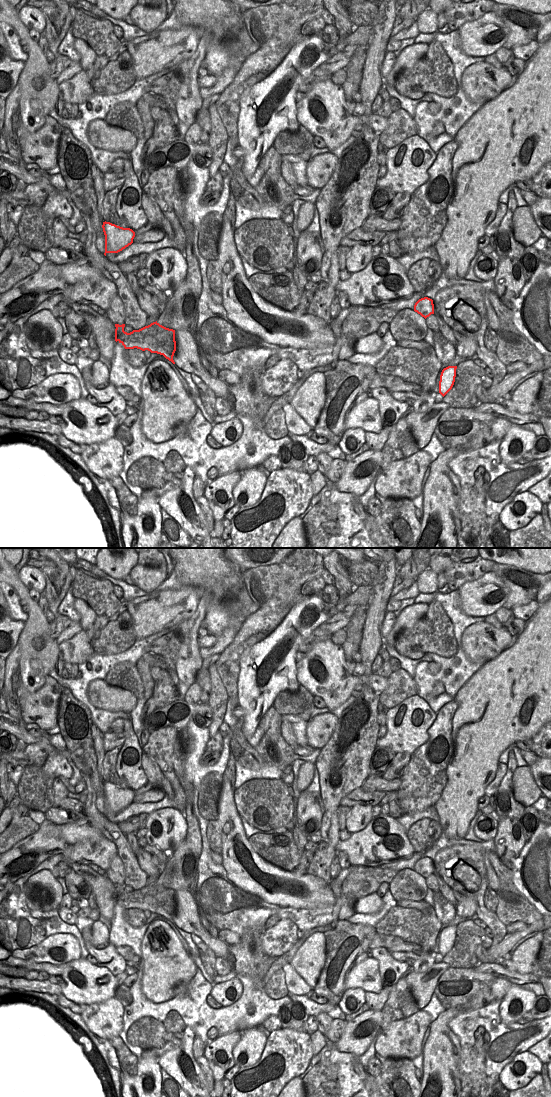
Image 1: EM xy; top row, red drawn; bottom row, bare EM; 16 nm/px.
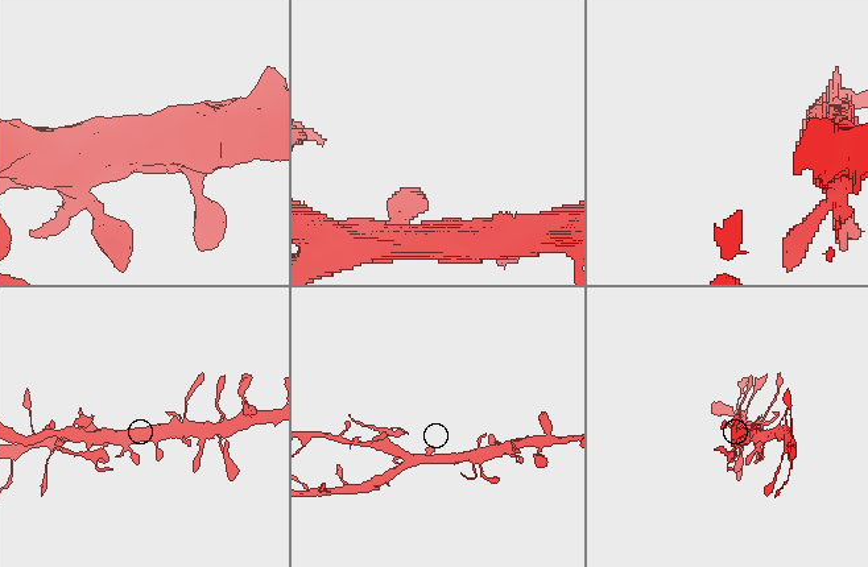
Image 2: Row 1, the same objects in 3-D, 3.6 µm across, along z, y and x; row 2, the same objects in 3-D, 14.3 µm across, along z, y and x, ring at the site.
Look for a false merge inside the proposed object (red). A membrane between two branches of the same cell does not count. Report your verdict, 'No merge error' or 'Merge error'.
Merge error

